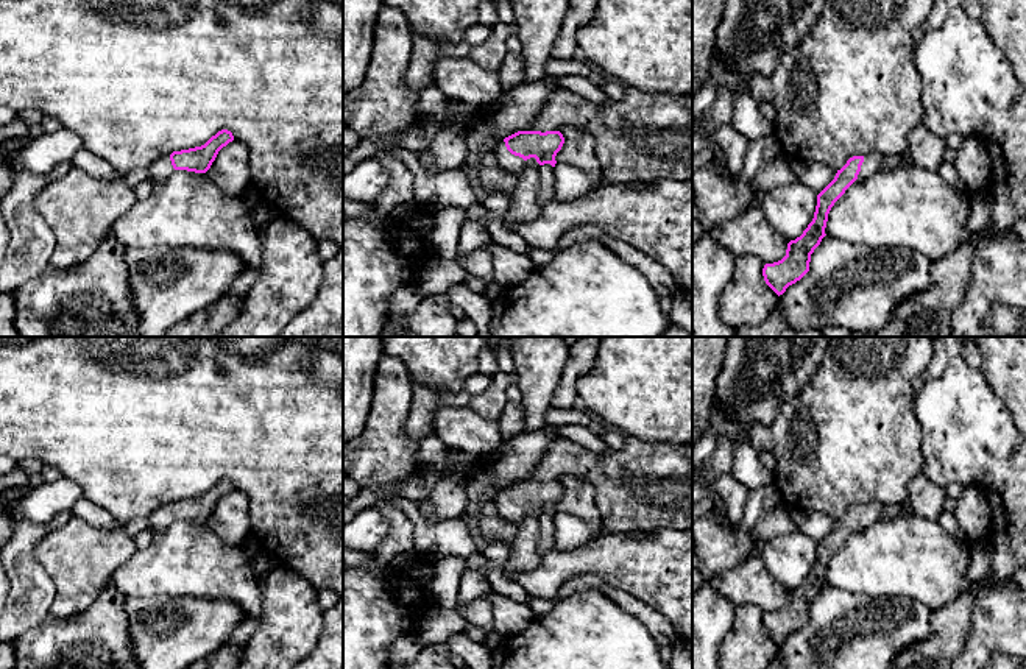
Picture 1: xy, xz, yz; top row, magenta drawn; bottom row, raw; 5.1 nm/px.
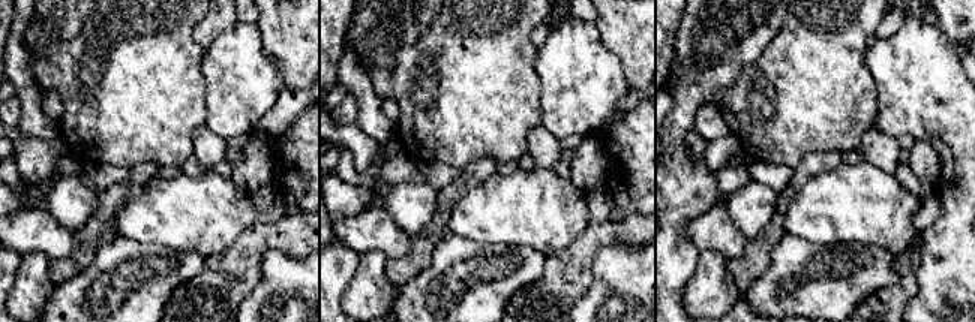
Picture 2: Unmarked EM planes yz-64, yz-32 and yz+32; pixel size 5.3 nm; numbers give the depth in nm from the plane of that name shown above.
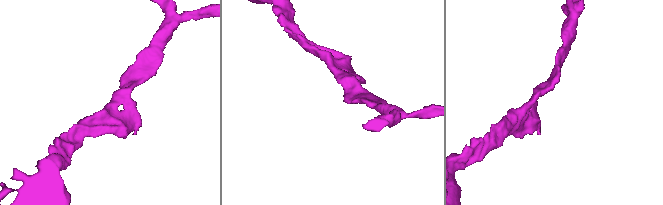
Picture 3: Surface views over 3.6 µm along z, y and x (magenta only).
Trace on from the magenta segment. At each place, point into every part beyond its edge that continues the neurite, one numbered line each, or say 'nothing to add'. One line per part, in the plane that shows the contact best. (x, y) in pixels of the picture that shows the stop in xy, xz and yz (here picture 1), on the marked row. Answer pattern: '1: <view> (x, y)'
1: xz (513, 164)

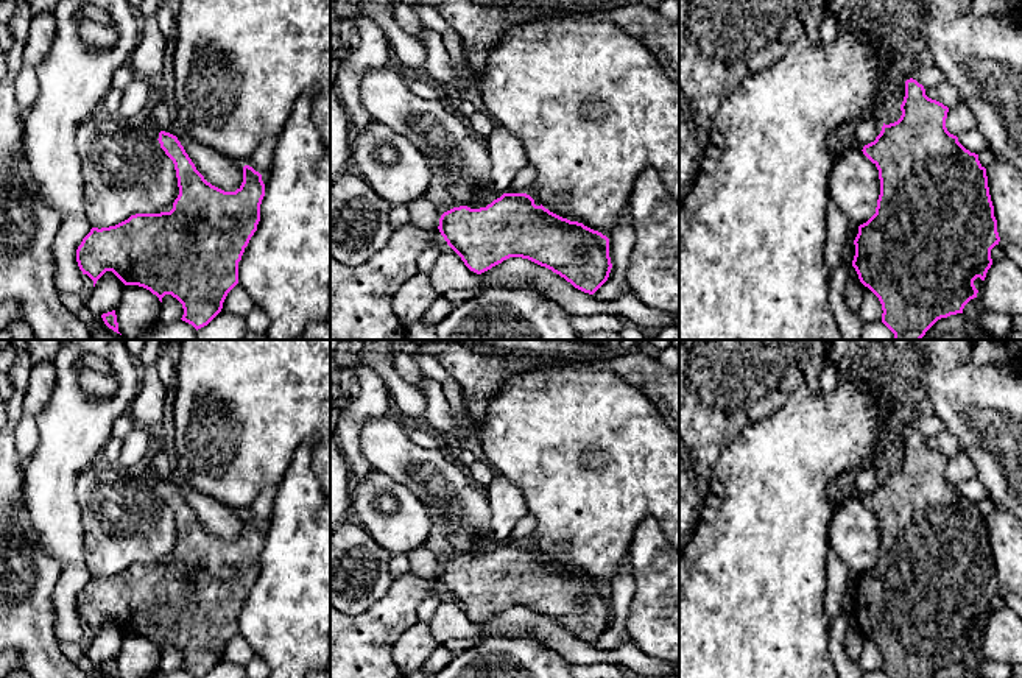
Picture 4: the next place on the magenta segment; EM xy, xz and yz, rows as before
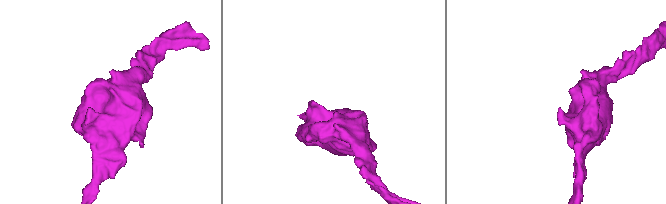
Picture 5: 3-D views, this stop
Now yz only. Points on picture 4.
nothing to add

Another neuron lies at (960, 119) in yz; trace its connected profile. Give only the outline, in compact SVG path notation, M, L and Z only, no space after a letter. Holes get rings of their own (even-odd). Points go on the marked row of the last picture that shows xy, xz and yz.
M961 100L955 106L949 108L946 128L950 134L960 136L969 129L977 128L977 120L969 106Z

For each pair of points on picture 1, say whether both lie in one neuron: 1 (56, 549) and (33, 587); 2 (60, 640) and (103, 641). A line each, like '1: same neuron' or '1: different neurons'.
1: different neurons
2: same neuron

